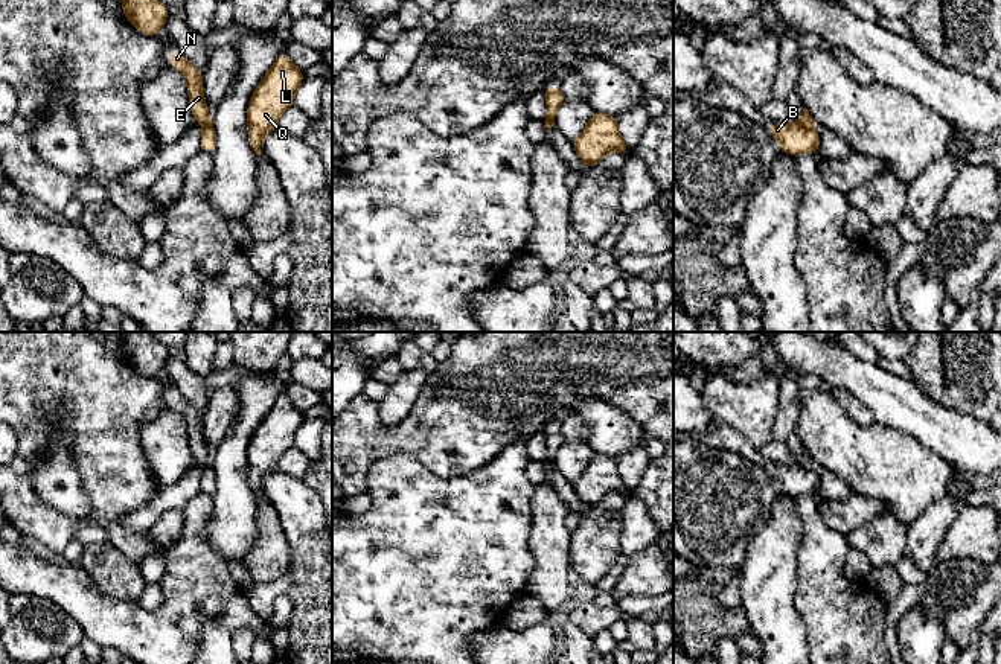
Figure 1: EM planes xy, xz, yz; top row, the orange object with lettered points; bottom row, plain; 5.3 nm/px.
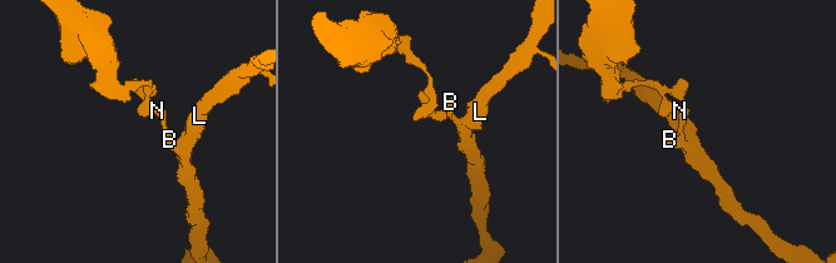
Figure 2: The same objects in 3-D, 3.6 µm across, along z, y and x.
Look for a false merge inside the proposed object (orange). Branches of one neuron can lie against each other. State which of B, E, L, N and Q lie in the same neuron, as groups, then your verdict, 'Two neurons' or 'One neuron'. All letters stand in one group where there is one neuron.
Groups: B L Q / E N. Two neurons

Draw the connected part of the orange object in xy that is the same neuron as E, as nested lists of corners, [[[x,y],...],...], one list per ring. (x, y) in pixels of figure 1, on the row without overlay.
[[[168,393],[168,405],[175,407],[187,422],[189,445],[193,460],[203,469],[212,468],[213,460],[207,454],[207,445],[203,434],[203,414],[192,407],[186,397],[177,393]]]

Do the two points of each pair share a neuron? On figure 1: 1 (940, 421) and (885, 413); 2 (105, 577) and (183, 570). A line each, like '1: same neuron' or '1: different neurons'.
1: same neuron
2: different neurons

